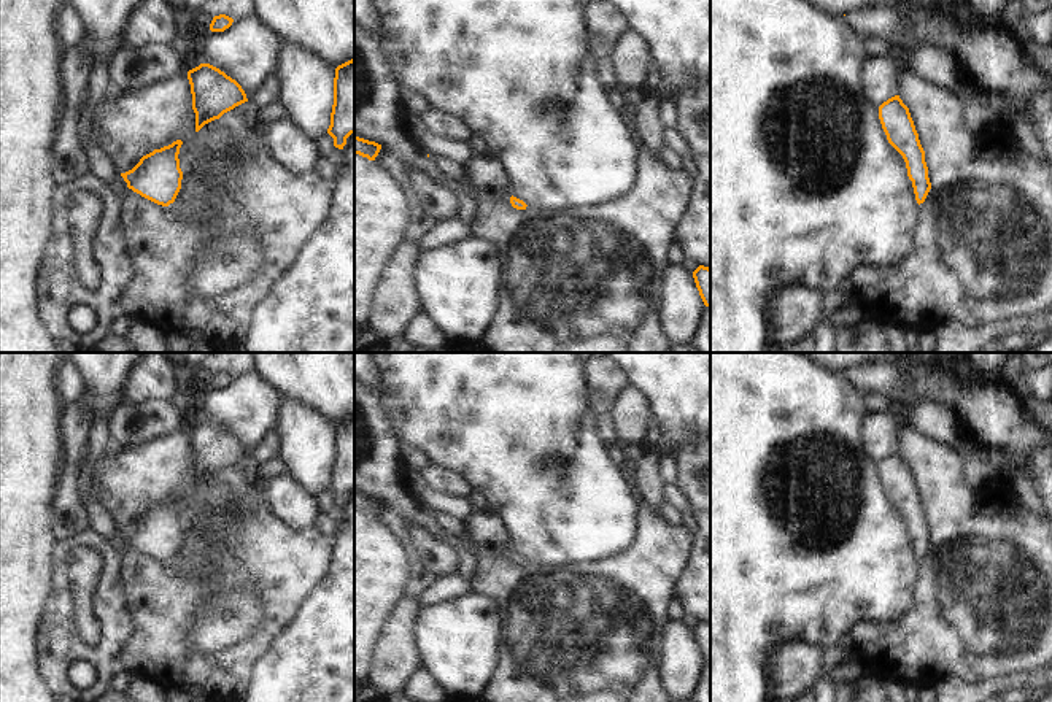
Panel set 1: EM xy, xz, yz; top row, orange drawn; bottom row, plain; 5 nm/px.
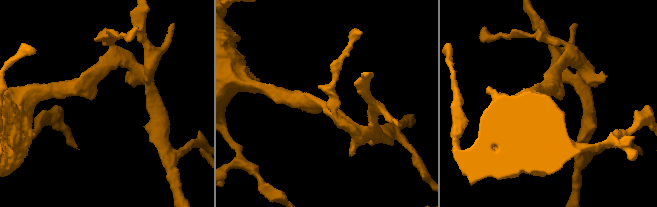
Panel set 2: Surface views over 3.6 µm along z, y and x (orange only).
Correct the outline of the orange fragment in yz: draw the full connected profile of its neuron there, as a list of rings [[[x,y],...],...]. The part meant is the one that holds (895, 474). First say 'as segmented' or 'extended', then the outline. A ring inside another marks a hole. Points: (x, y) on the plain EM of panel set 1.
as segmented | [[[895,451],[879,462],[879,475],[888,499],[903,511],[907,532],[912,537],[917,559],[923,559],[931,538],[925,518],[925,507],[911,473],[909,464],[899,451]]]

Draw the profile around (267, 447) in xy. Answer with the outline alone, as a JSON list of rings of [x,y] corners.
[[[269,429],[264,437],[257,442],[257,445],[249,453],[249,459],[254,464],[262,464],[275,456],[278,456],[280,438],[277,435],[277,429]]]

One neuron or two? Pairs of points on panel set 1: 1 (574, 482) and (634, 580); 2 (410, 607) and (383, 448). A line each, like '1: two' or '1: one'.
1: two
2: two

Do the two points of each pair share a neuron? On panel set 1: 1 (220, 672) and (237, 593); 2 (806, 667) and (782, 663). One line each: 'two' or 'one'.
1: two
2: one

